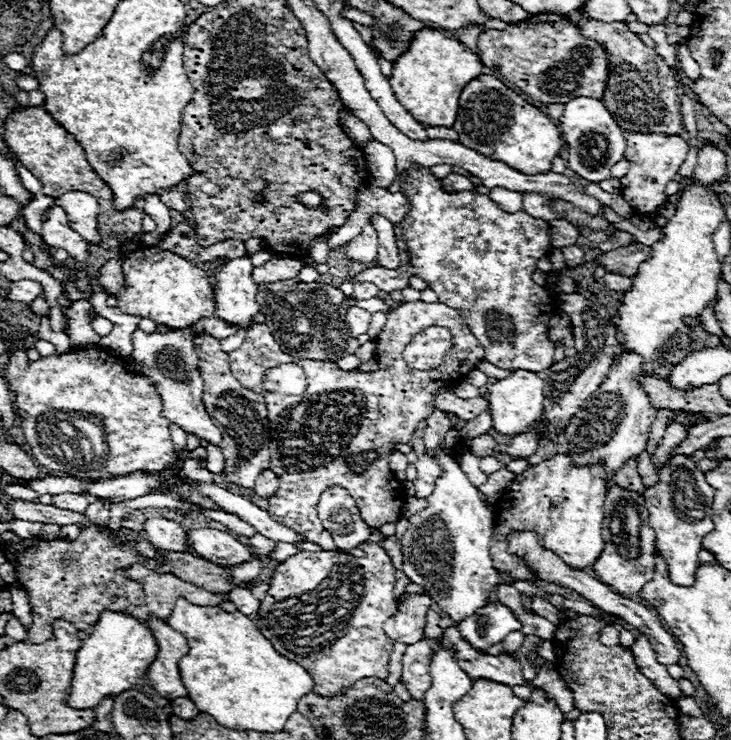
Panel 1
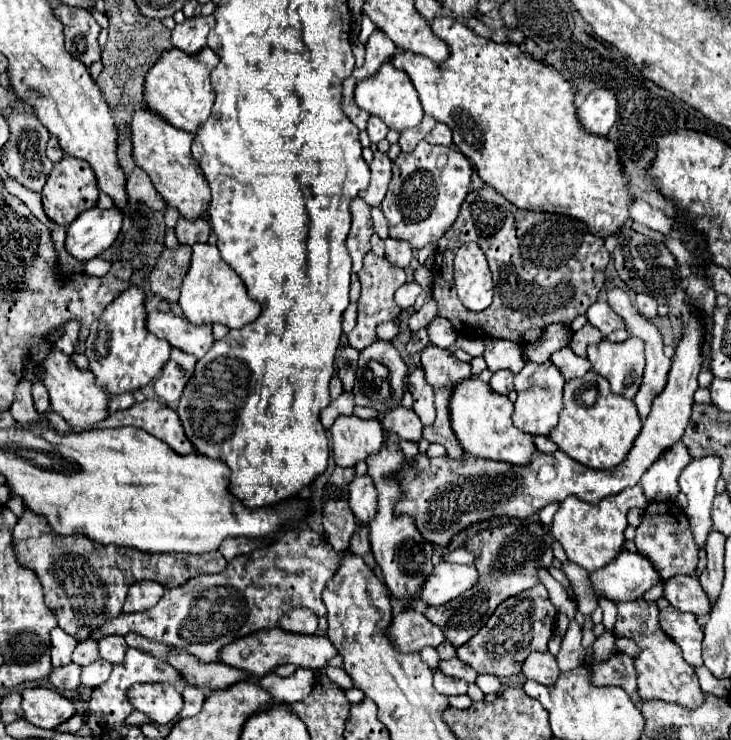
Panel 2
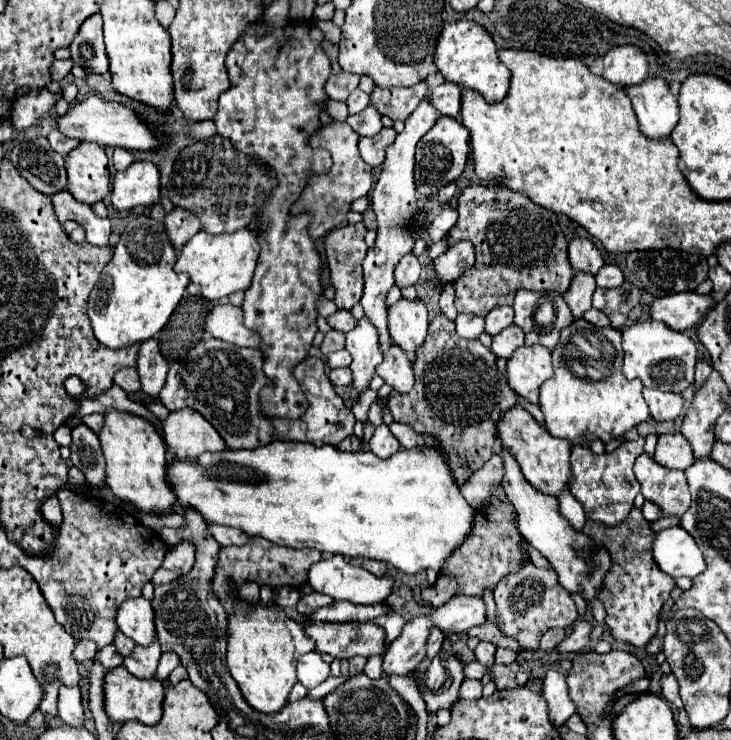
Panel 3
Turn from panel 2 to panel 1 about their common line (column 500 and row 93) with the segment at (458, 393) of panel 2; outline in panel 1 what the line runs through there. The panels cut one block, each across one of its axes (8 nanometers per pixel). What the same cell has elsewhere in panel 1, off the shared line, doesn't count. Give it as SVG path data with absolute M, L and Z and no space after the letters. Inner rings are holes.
M422 28L414 34L408 50L394 60L394 74L390 78L392 90L396 92L400 104L408 108L426 126L446 126L450 128L456 120L458 98L464 86L478 78L484 70L480 54L468 50L454 38L448 38L436 28Z

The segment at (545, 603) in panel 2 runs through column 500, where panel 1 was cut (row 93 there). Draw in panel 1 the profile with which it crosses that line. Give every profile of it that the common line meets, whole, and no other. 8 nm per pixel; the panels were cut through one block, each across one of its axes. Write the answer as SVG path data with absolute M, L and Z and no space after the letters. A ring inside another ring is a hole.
M580 8L572 10L566 16L570 24L578 26L584 36L600 42L606 50L610 70L602 102L608 112L612 112L616 124L628 132L672 132L682 136L684 126L680 114L680 100L676 94L678 82L666 60L658 56L652 48L644 46L638 34L628 30L626 22L600 22L594 18L584 20L580 16Z

